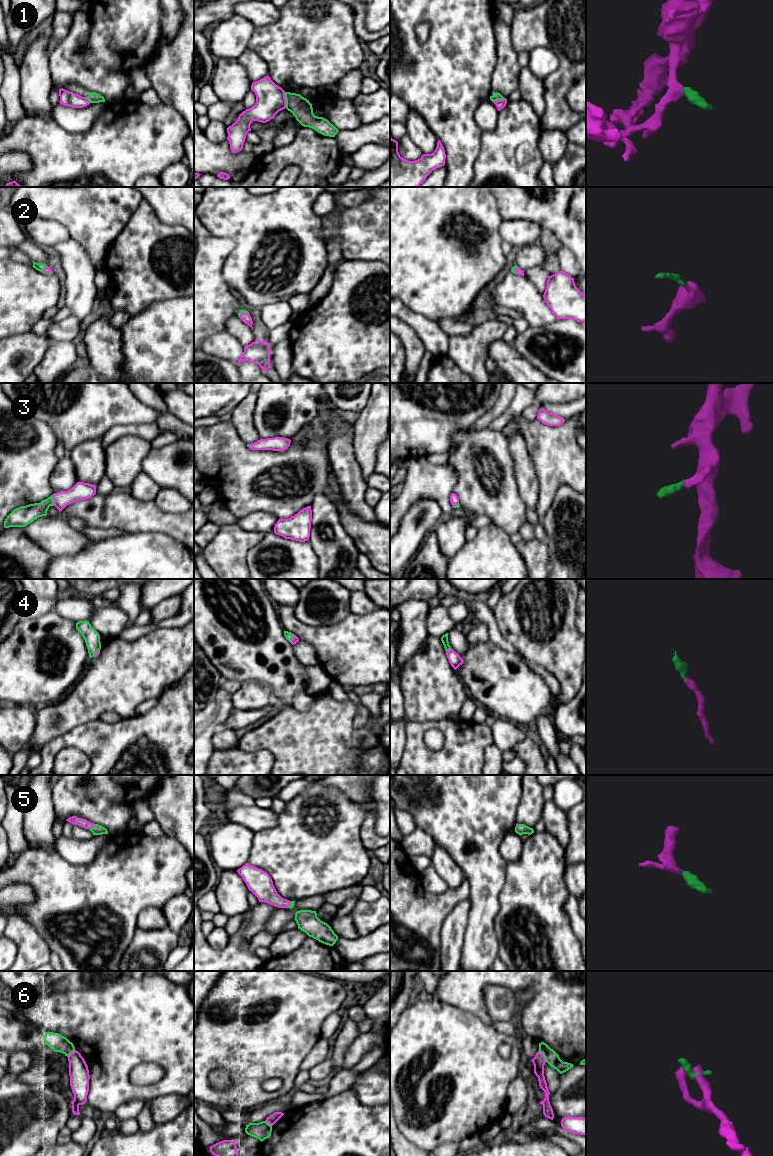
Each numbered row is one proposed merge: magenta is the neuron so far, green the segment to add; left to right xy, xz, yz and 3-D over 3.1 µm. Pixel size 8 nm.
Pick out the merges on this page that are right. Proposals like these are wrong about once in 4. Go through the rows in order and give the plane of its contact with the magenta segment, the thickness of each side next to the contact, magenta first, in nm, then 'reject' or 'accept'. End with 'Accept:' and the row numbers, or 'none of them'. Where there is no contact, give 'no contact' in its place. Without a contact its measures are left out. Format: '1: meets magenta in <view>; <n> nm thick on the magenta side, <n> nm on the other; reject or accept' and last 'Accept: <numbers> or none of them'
1: meets magenta in xz; 240 nm thick on the magenta side, 160 nm on the other; reject
2: meets magenta in xy; 50 nm thick on the magenta side, 70 nm on the other; accept
3: meets magenta in xy; 140 nm thick on the magenta side, 140 nm on the other; accept
4: meets magenta in yz; 100 nm thick on the magenta side, 60 nm on the other; accept
5: meets magenta in xy; 70 nm thick on the magenta side, 80 nm on the other; accept
6: meets magenta in yz; 100 nm thick on the magenta side, 110 nm on the other; reject
Accept: 2, 3, 4, 5

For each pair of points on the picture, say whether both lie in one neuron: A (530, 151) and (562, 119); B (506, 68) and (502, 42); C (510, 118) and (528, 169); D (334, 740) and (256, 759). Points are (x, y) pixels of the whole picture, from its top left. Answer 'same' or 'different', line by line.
A: different
B: same
C: same
D: different

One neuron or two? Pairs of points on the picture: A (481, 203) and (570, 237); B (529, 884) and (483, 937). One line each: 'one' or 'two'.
A: two
B: two

